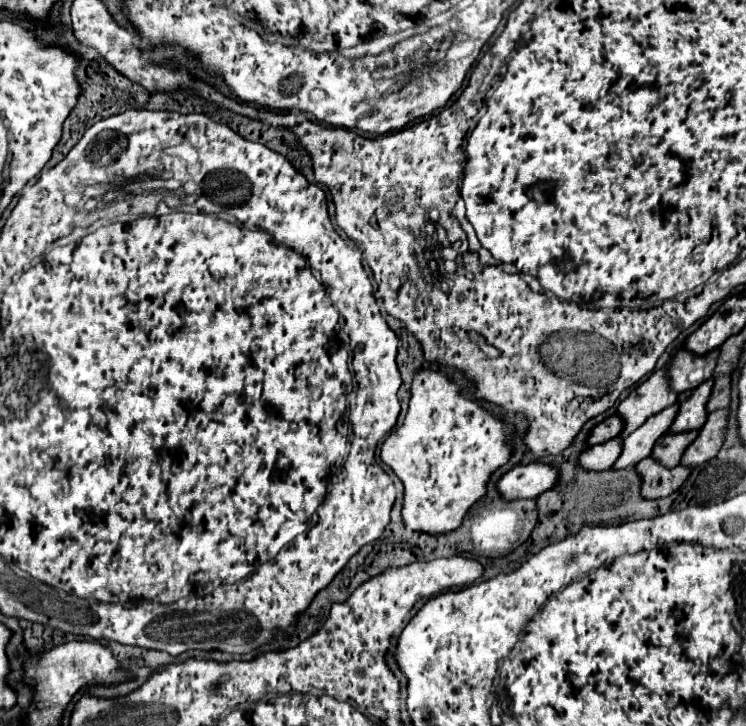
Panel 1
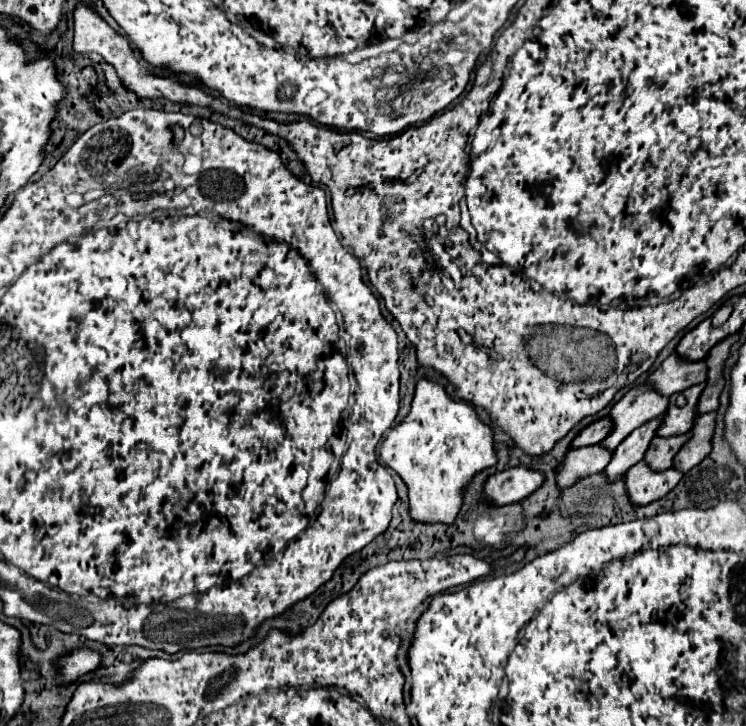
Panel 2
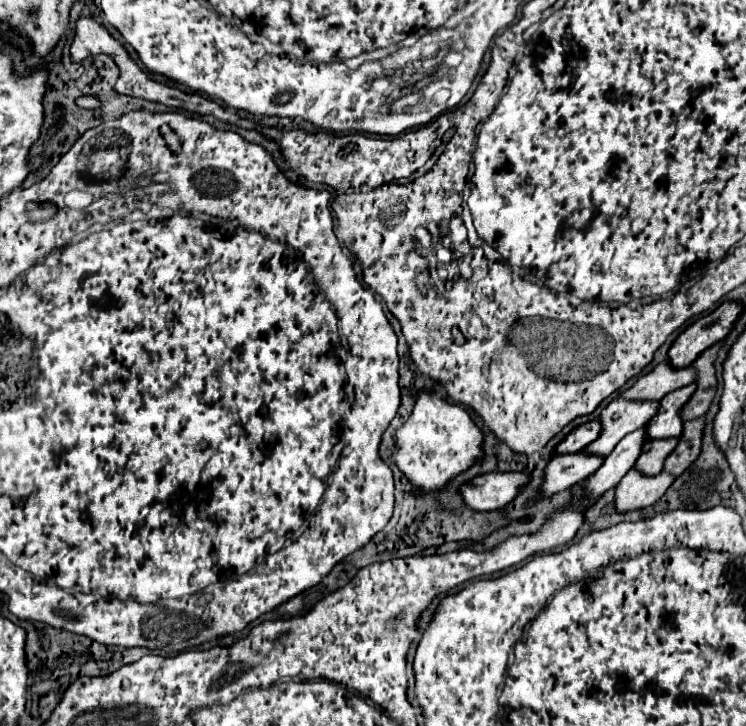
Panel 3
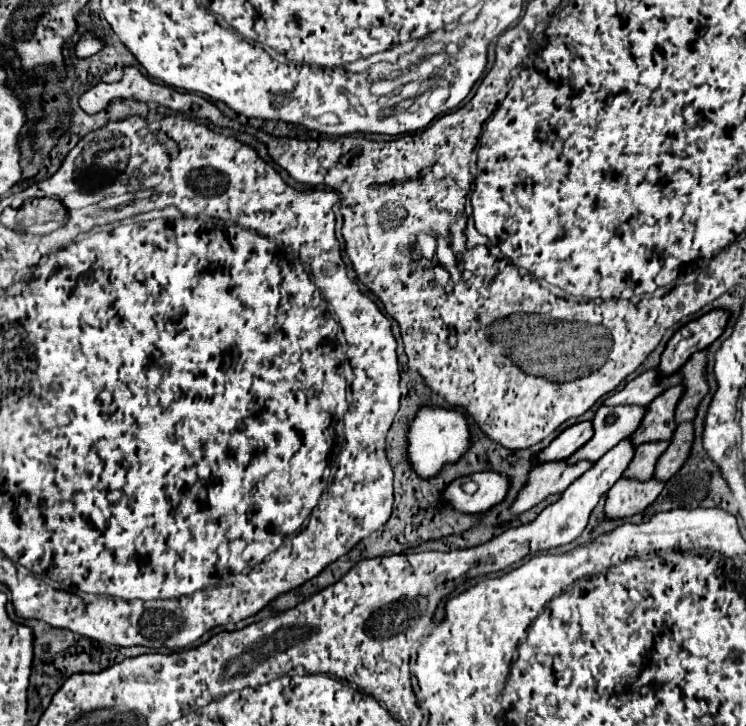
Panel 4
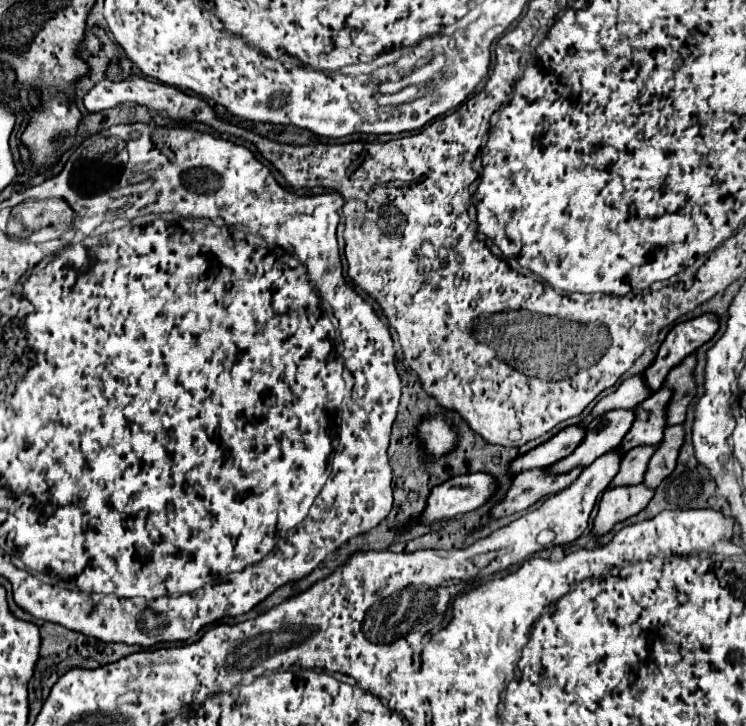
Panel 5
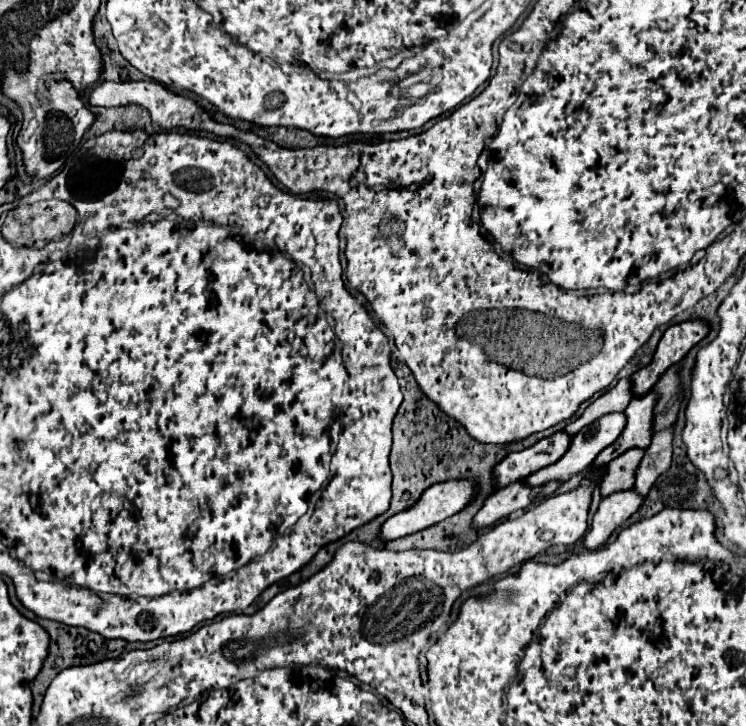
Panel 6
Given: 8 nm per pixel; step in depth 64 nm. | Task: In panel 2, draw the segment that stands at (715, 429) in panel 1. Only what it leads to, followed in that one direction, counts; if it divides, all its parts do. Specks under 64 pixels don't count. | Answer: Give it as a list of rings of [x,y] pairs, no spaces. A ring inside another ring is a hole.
[[[714,412],[696,416],[694,426],[690,430],[690,440],[674,456],[672,468],[680,472],[688,472],[692,466],[700,464],[700,460],[710,452],[712,432],[714,432]]]

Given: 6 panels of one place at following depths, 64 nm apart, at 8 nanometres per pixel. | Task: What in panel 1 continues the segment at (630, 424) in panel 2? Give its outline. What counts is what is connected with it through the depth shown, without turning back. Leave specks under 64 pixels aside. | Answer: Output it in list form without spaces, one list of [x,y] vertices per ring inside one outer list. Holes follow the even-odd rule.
[[[666,368],[656,370],[648,380],[632,388],[632,392],[618,404],[618,414],[624,420],[624,428],[618,434],[618,440],[624,440],[634,428],[644,424],[656,412],[672,406],[676,402],[676,392],[668,388]]]

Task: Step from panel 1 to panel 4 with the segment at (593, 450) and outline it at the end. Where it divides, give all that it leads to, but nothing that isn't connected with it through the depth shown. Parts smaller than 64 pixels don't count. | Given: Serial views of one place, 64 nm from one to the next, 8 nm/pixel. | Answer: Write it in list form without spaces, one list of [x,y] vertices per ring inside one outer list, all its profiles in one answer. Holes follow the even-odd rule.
[[[564,460],[538,464],[528,472],[528,480],[524,488],[518,492],[516,500],[510,506],[512,514],[520,514],[542,502],[550,494],[564,492],[576,478],[580,478],[592,462],[576,462],[568,466]]]

